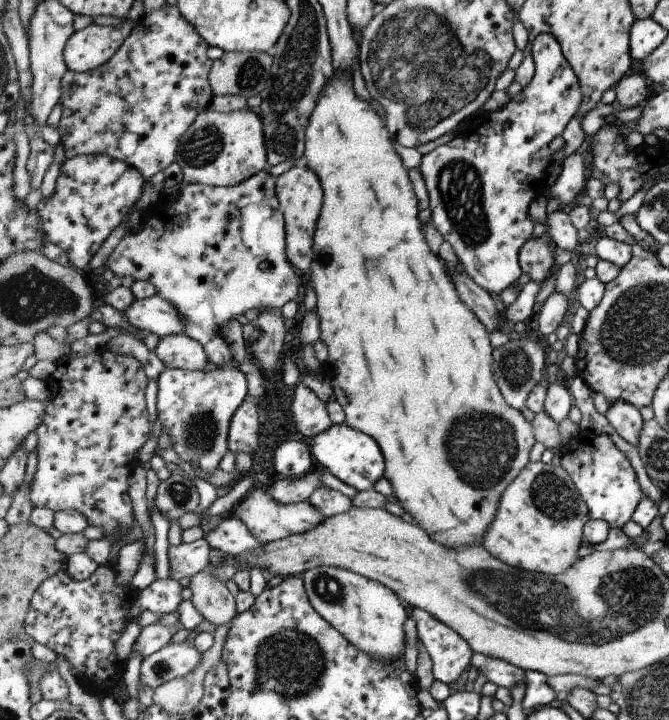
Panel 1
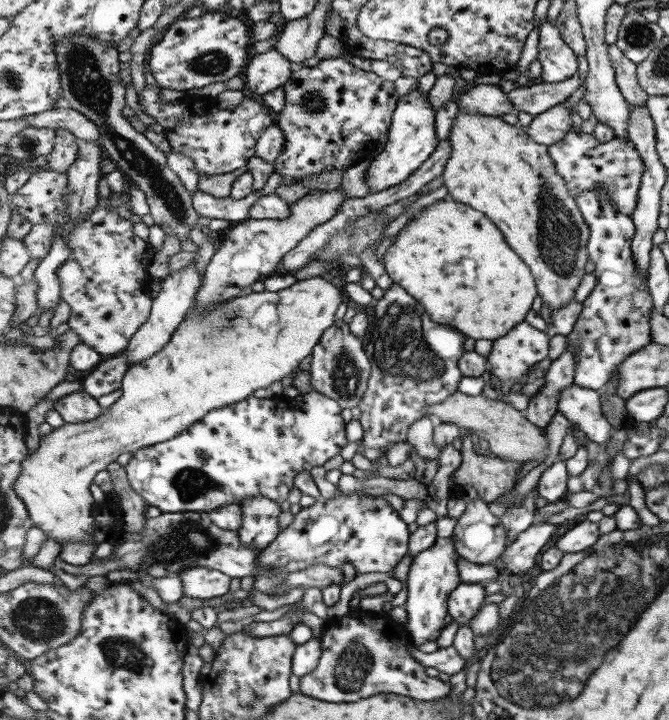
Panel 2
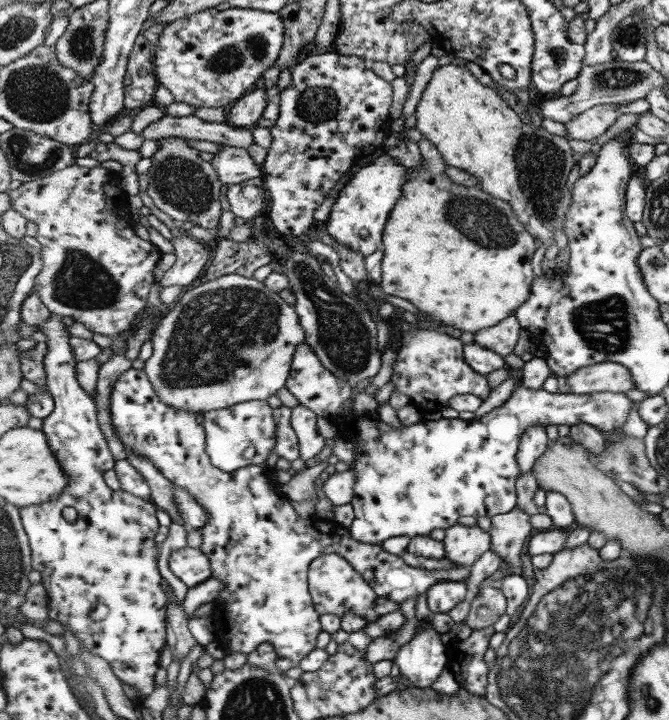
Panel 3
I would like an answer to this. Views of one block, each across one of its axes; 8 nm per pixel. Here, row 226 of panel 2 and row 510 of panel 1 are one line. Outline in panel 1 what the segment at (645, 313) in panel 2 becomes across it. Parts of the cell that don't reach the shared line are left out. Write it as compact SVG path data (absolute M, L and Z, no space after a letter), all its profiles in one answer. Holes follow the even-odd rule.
M591 429L581 431L569 440L561 459L583 495L591 519L607 520L613 529L621 529L632 520L644 495L629 456L615 446L610 434L598 435Z

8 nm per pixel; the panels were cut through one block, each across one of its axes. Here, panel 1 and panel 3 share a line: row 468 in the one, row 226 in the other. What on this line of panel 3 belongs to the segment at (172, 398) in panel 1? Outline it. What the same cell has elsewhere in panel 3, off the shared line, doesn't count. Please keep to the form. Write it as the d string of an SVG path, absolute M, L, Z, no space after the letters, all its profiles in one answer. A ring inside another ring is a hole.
M167 137L155 141L161 145L151 156L152 165L147 171L147 193L154 205L177 224L191 222L193 226L203 228L215 228L217 224L221 224L224 211L221 206L223 182L212 161L203 160L199 151L191 148L183 137Z

